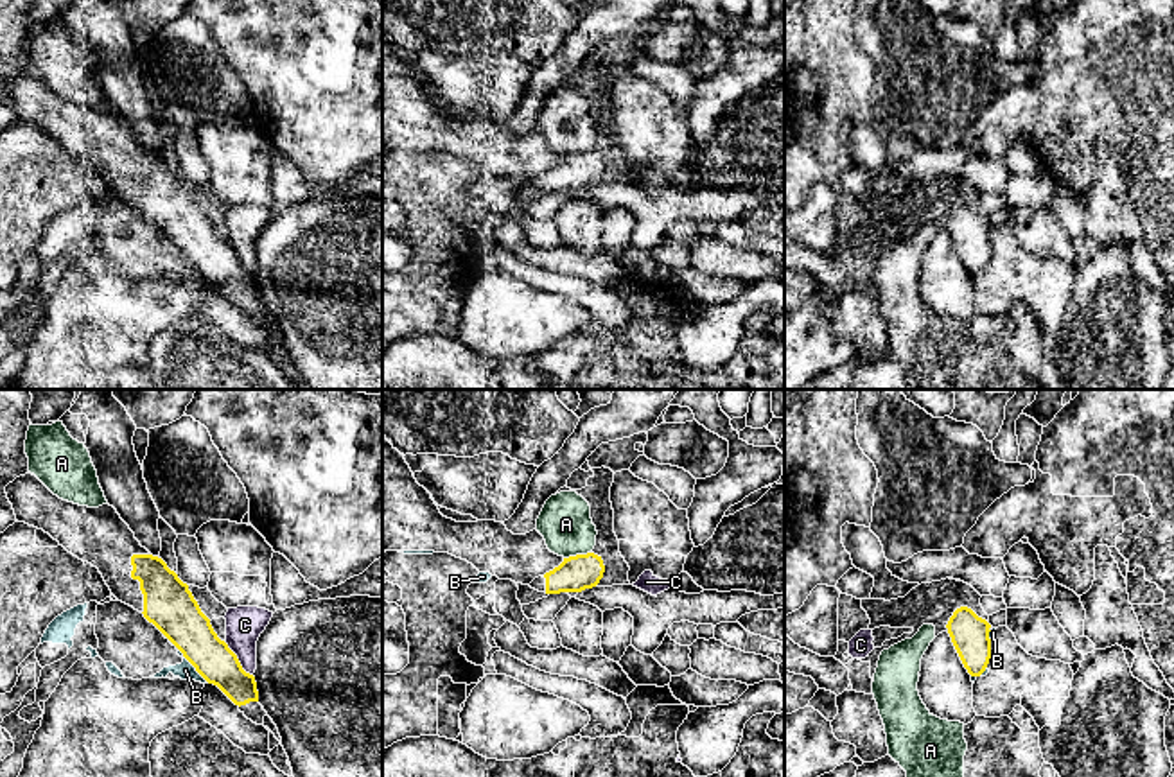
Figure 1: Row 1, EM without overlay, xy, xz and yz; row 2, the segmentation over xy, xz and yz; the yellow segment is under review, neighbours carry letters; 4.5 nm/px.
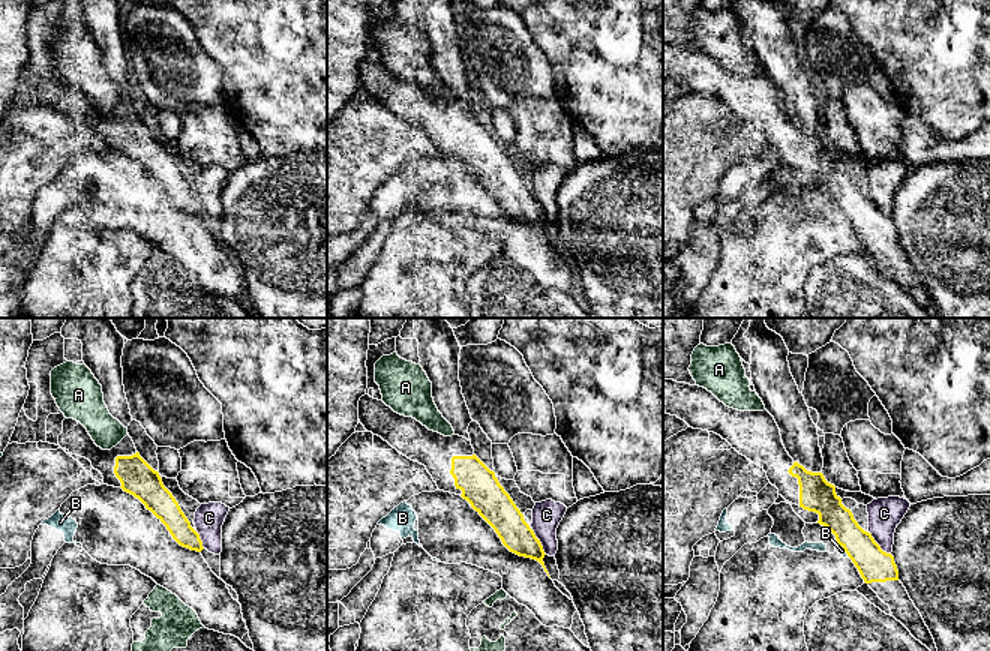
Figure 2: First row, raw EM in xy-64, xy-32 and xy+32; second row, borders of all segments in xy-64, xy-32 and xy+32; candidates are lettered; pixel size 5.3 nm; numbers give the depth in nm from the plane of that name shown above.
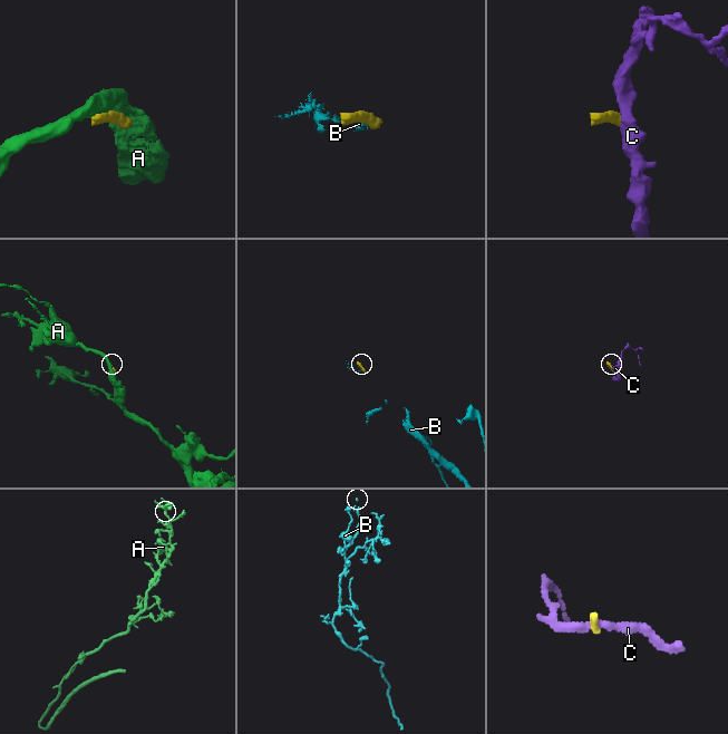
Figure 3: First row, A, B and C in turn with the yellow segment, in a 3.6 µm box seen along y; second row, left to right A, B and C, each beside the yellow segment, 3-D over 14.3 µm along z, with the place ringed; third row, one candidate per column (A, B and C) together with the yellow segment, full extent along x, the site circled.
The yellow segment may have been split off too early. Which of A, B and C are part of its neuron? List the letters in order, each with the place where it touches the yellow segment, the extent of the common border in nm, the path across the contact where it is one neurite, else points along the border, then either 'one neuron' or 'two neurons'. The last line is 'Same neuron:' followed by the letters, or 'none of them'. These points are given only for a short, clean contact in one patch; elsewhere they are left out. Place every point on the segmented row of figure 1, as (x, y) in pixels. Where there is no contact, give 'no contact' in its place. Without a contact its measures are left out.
A: meets yellow in xz at (577, 555); contact 120 nm long; two neurons
B: meets yellow in xy at (191, 663); contact 200 nm long; border along xy (178, 648), (207, 680); two neurons
C: meets yellow in xy at (237, 659); contact 200 nm long; border along xy (223, 641), (252, 675); two neurons
Same neuron: none of them

